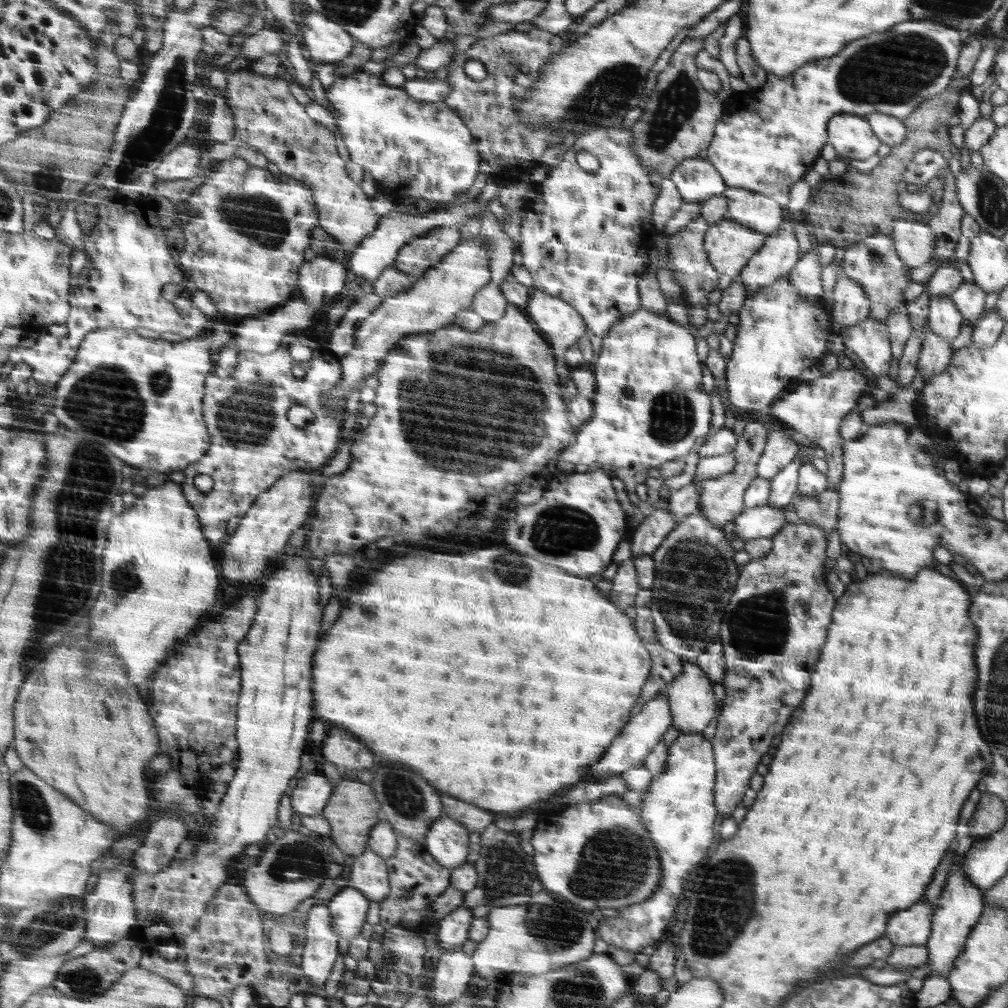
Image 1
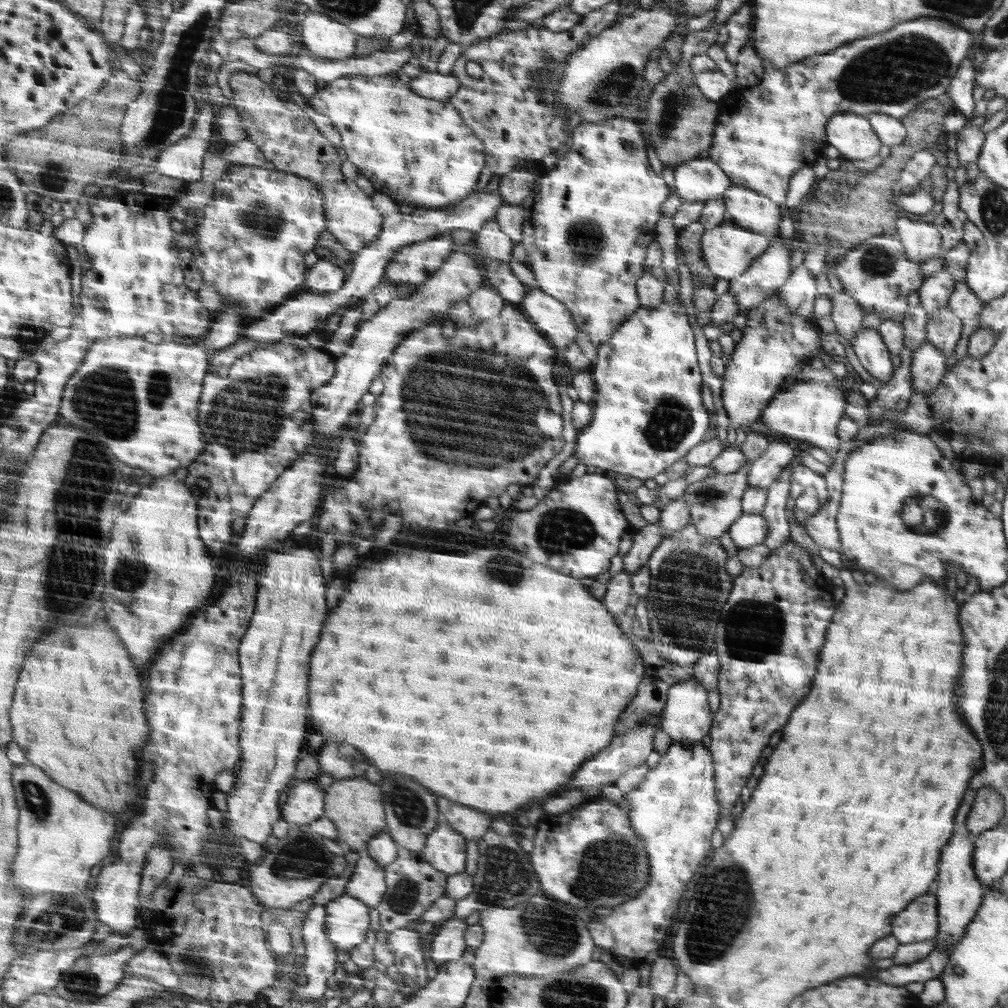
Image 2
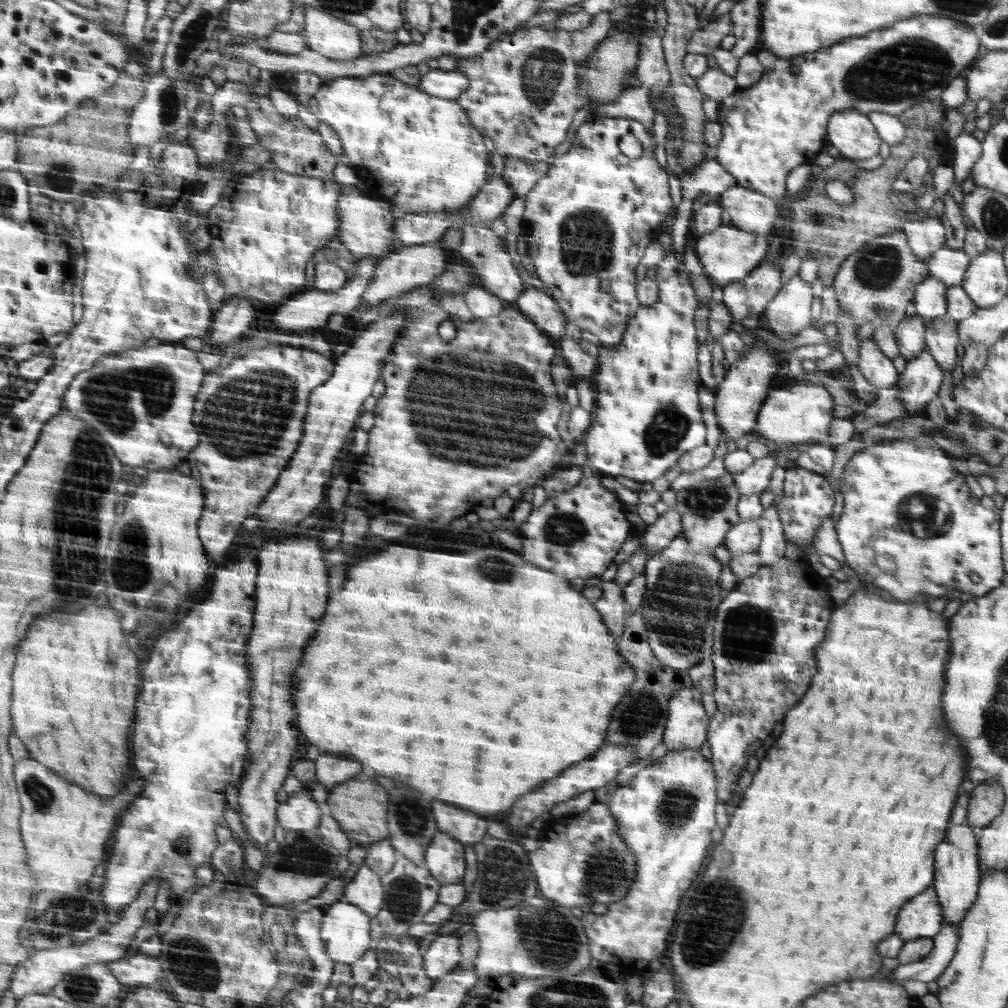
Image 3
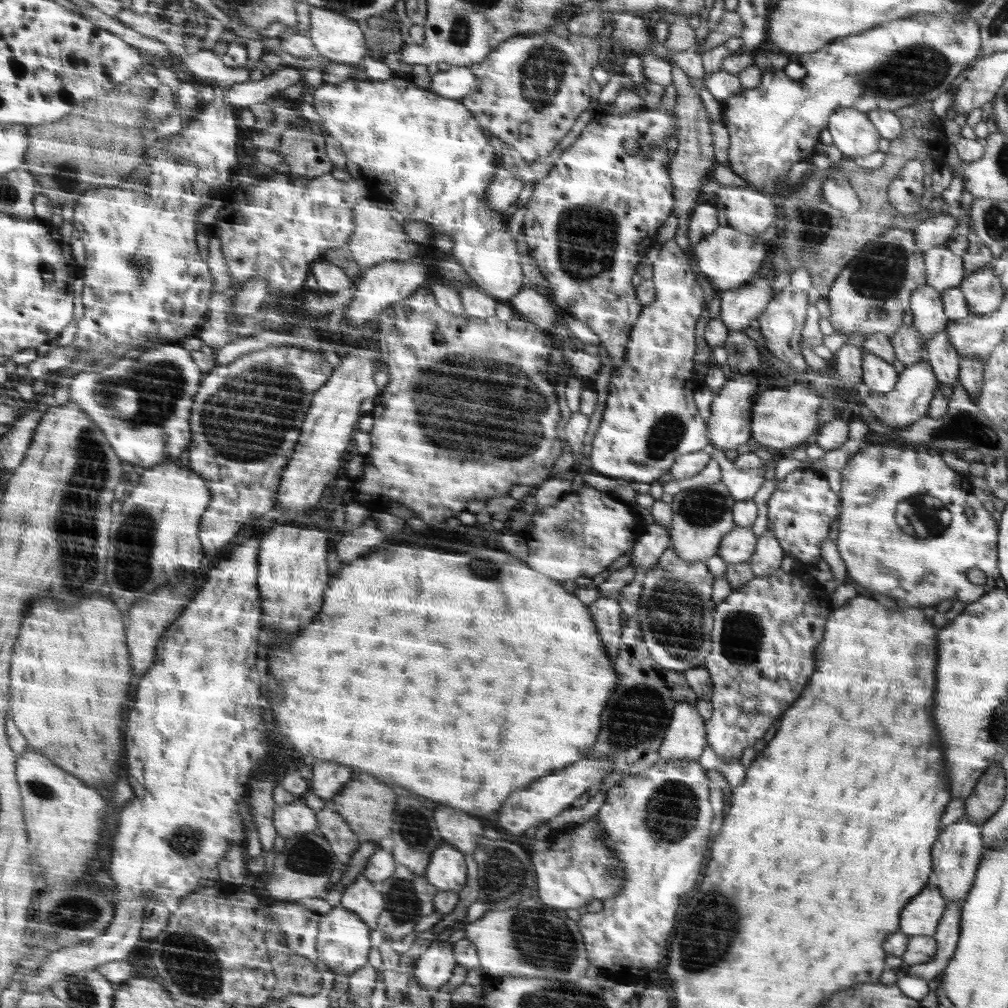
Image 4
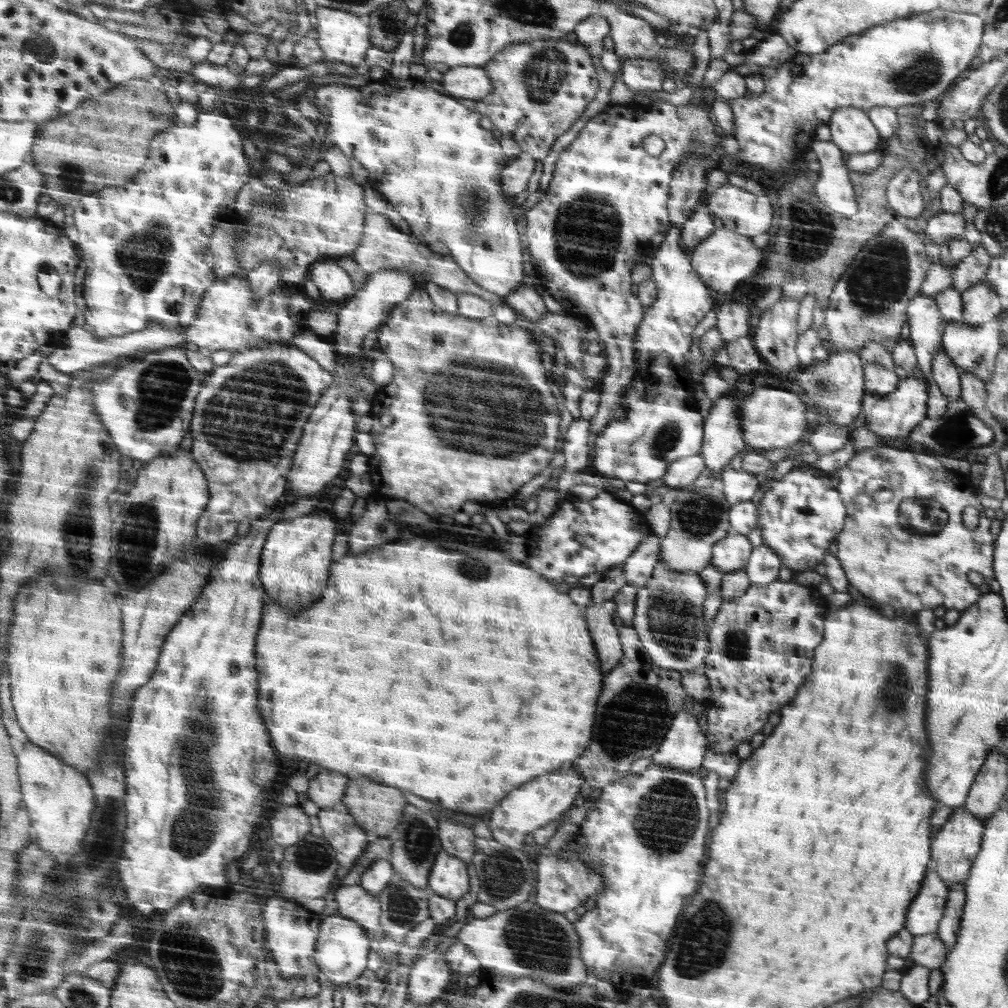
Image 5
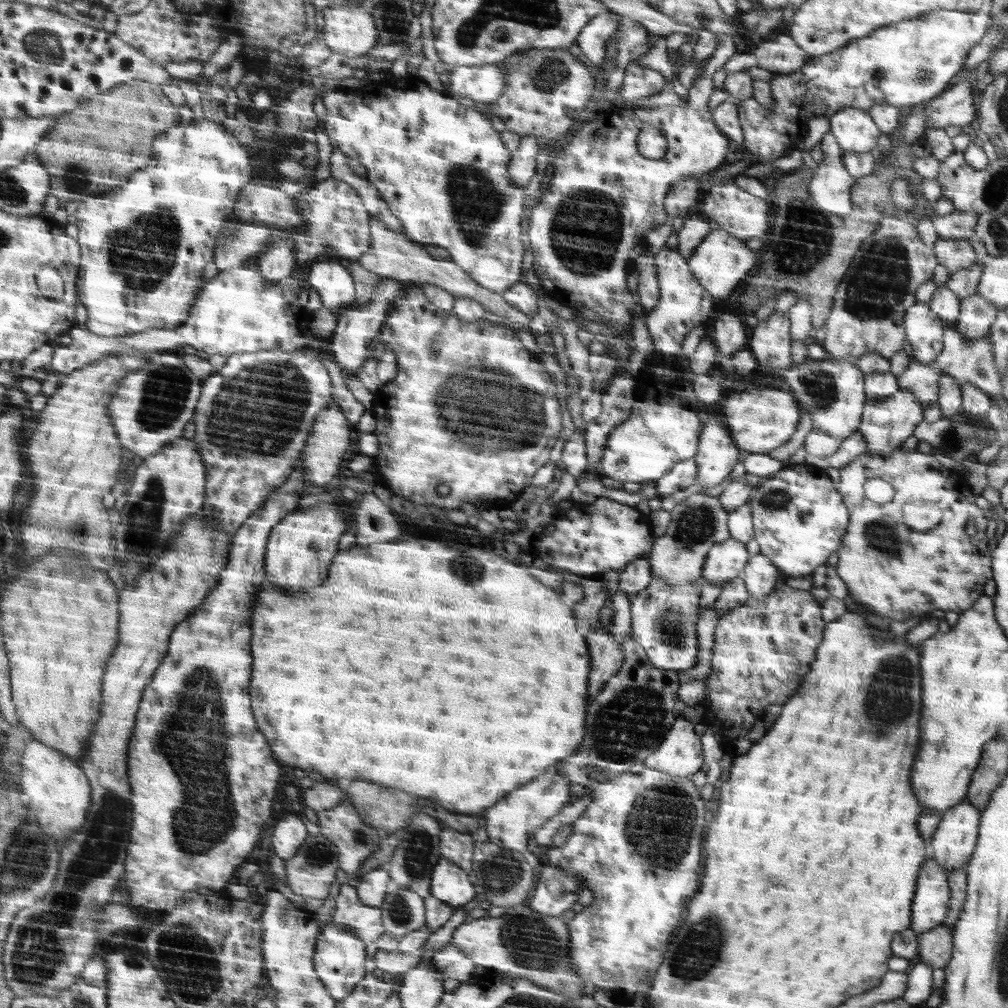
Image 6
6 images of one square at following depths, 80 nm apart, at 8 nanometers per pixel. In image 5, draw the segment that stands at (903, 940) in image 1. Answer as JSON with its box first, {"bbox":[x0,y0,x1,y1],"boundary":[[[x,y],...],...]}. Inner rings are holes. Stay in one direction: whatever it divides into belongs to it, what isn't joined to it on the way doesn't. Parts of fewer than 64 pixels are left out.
{"bbox":[904,867,949,935],"boundary":[[[930,867],[925,882],[910,903],[904,930],[916,935],[936,933],[947,903],[949,887]]]}

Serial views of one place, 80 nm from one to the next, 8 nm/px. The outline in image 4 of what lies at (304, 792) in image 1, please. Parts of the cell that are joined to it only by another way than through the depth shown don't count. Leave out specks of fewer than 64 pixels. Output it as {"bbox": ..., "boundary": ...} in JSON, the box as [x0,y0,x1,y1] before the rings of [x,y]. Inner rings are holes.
{"bbox":[274,798,318,838],"boundary":[[[296,798],[286,806],[274,809],[274,824],[282,838],[293,838],[295,835],[316,831],[318,826],[317,813],[310,809],[304,800]]]}

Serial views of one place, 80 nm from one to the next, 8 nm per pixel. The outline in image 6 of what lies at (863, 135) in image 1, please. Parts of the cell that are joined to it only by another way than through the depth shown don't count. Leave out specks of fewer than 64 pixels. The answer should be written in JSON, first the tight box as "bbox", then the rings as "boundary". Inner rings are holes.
{"bbox":[829,108,881,153],"boundary":[[[844,108],[829,120],[830,133],[844,152],[866,153],[876,146],[881,130],[866,111]]]}

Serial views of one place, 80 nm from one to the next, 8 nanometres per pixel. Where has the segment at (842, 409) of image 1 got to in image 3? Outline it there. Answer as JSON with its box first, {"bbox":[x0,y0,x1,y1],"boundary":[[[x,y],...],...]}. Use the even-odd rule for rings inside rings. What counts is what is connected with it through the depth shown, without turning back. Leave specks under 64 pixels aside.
{"bbox":[753,381,833,447],"boundary":[[[804,381],[791,388],[774,389],[757,416],[753,435],[759,436],[772,447],[793,447],[795,444],[828,445],[828,429],[833,420],[833,398],[818,384]]]}

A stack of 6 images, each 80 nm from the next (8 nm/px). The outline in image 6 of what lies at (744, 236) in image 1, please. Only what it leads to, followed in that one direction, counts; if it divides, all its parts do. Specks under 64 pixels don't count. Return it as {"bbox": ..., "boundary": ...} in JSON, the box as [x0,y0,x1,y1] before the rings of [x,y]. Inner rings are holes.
{"bbox":[687,229,756,301],"boundary":[[[714,229],[703,238],[687,262],[690,272],[695,276],[699,285],[717,301],[717,298],[728,297],[728,294],[738,286],[738,282],[744,276],[748,276],[748,272],[753,270],[752,266],[756,264],[756,256],[732,233]]]}

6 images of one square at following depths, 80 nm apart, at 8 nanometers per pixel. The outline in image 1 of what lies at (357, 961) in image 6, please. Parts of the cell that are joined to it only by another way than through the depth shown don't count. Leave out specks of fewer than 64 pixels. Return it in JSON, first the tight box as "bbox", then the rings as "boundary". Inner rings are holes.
{"bbox":[327,886,368,941],"boundary":[[[351,886],[343,888],[331,898],[327,907],[332,913],[333,929],[339,939],[345,938],[350,941],[363,930],[367,924],[368,904],[368,897]]]}

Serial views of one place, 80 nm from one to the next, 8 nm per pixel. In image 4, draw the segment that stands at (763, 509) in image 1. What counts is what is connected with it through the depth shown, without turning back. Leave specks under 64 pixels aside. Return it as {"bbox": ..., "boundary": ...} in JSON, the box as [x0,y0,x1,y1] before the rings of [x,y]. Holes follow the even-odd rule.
{"bbox":[717,526,757,565],"boundary":[[[735,526],[721,539],[717,554],[727,565],[746,562],[754,554],[757,539],[750,526]]]}

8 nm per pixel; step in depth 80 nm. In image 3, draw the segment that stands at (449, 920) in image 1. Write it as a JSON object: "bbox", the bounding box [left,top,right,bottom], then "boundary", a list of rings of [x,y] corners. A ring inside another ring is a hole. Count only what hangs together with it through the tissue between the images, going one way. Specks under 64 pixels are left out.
{"bbox":[423,927,462,982],"boundary":[[[449,927],[438,934],[423,954],[423,971],[432,982],[462,963],[459,938],[454,927]]]}

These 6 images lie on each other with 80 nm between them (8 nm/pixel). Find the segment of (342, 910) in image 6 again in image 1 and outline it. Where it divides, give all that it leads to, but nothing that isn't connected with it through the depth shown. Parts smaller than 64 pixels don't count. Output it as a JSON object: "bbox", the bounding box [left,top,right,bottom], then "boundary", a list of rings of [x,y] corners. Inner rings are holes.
{"bbox":[349,848,391,901],"boundary":[[[370,848],[353,859],[350,876],[349,886],[362,892],[370,901],[381,901],[391,891],[388,860]]]}

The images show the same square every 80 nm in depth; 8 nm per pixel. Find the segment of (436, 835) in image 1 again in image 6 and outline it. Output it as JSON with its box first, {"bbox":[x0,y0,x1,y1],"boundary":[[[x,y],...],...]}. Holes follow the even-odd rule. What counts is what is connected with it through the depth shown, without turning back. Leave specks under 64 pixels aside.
{"bbox":[430,857,480,908],"boundary":[[[440,857],[430,877],[430,895],[455,908],[480,898],[477,885],[470,882],[465,869]]]}

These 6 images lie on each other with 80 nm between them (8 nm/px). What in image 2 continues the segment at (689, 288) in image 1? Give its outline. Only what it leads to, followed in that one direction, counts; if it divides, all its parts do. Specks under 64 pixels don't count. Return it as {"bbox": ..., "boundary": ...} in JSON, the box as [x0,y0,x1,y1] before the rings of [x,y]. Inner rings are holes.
{"bbox":[676,221,718,289],"boundary":[[[696,221],[678,231],[676,254],[682,252],[684,263],[693,275],[694,289],[702,285],[713,287],[718,279],[706,265],[702,250],[701,240],[704,238],[705,230],[704,225]]]}

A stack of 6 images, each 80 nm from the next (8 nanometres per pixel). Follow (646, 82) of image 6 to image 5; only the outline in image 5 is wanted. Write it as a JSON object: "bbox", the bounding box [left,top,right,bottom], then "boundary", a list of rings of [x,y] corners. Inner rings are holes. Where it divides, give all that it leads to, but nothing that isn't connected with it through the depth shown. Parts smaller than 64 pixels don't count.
{"bbox":[619,58,667,93],"boundary":[[[629,58],[621,63],[619,74],[627,87],[638,93],[663,90],[667,82],[661,65],[654,59]]]}

